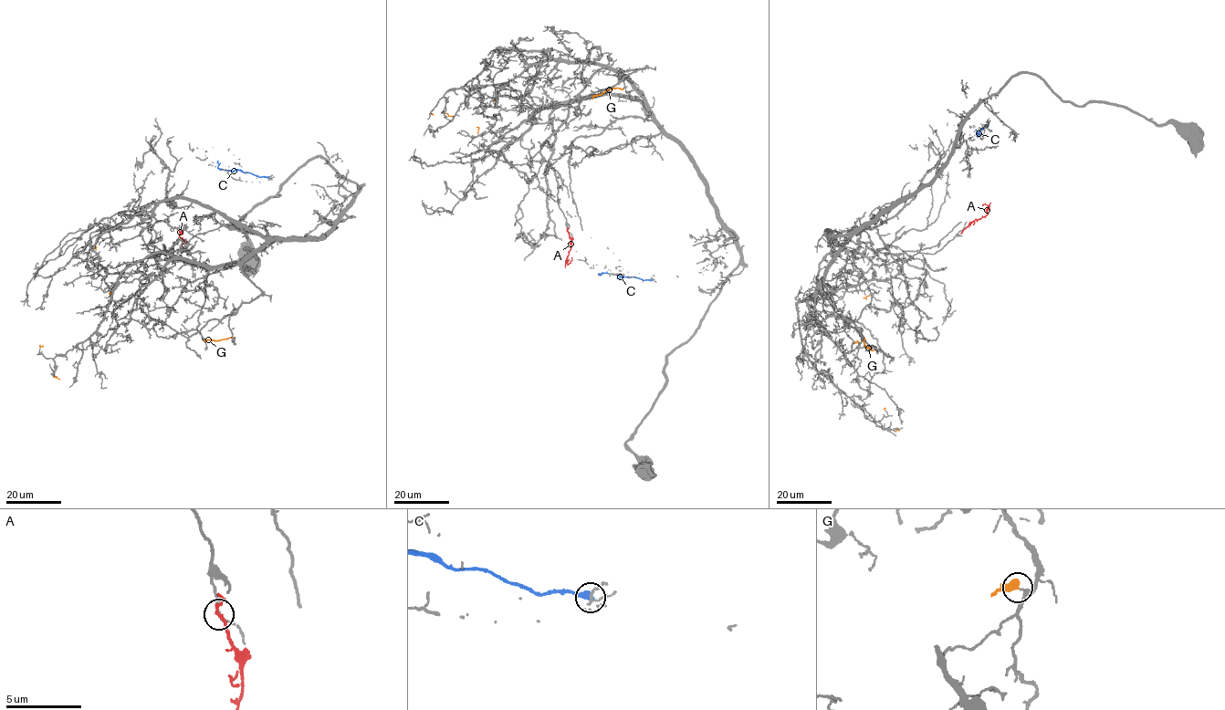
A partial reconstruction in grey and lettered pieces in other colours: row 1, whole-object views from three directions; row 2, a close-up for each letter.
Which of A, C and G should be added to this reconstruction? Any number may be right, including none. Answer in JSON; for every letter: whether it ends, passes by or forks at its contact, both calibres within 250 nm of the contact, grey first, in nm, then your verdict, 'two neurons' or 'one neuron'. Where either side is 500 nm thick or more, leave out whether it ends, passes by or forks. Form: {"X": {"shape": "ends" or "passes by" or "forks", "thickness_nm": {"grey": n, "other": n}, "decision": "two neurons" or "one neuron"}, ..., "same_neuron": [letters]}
{"A": {"shape": "passes by", "thickness_nm": {"grey": 170, "other": 170}, "decision": "two neurons"}, "C": {"shape": "ends", "thickness_nm": {"grey": 150, "other": 440}, "decision": "two neurons"}, "G": {"shape": "ends", "thickness_nm": {"grey": 170, "other": 480}, "decision": "two neurons"}, "same_neuron": []}

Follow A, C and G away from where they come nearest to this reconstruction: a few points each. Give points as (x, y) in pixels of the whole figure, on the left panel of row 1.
A: (182, 244), (185, 240), (179, 233), (185, 228)
C: (268, 178), (220, 169), (218, 161)
G: (109, 294), (204, 340), (59, 379), (53, 377), (40, 348), (43, 346)

